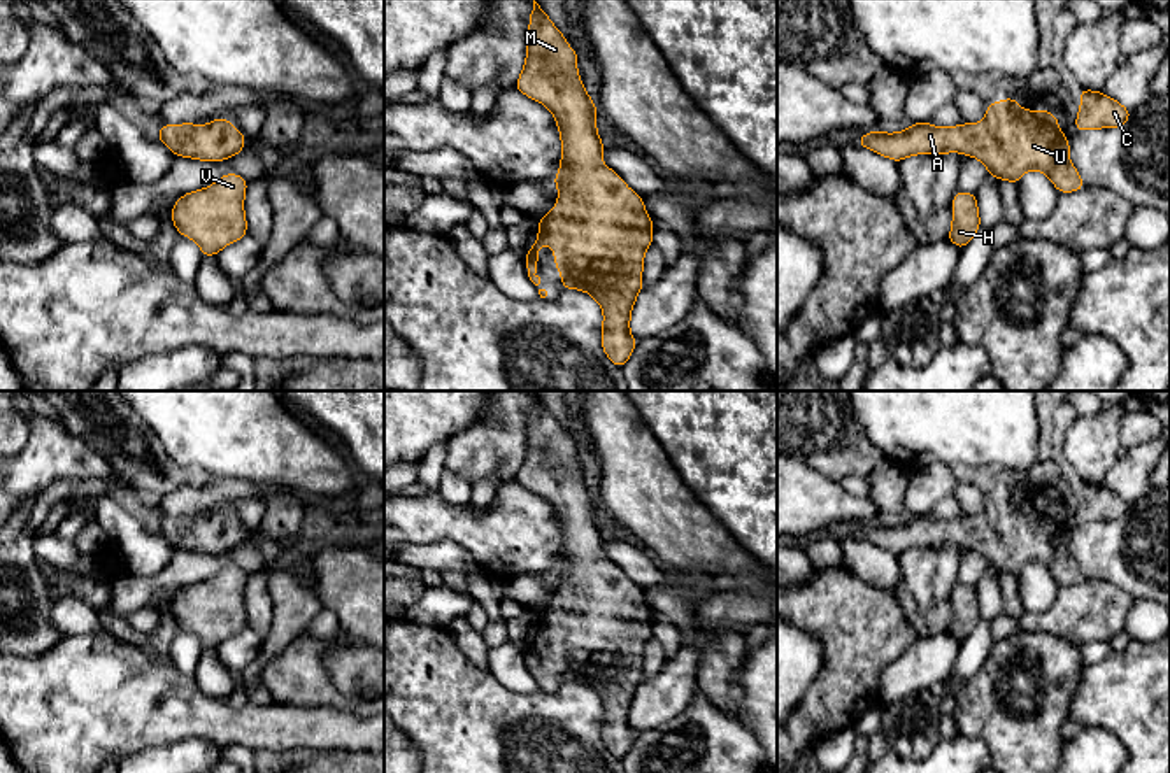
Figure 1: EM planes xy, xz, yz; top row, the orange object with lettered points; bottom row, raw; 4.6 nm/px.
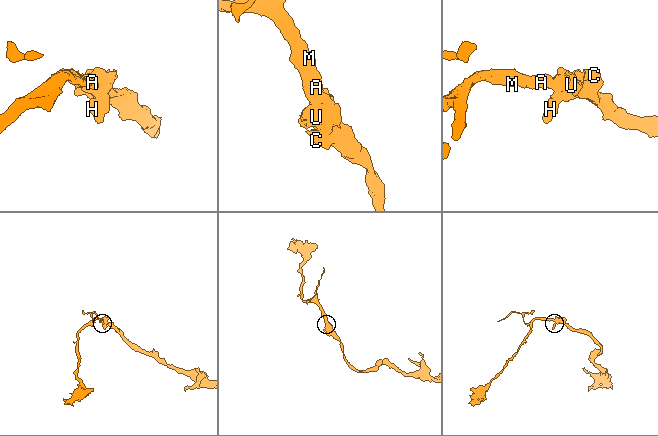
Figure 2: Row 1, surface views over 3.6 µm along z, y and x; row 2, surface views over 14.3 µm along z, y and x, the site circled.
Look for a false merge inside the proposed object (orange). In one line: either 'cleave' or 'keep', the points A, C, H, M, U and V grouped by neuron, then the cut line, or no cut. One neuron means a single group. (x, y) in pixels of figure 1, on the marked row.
keep; groups A C H M U V; cut none

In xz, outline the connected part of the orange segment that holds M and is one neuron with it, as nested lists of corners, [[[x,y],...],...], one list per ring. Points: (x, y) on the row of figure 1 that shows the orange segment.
[[[533,0],[526,33],[526,61],[516,89],[542,102],[554,116],[561,135],[561,165],[553,186],[560,188],[554,209],[539,221],[539,237],[524,254],[526,273],[539,286],[533,273],[540,263],[535,256],[540,244],[554,249],[554,266],[561,272],[561,289],[589,293],[603,310],[602,347],[619,368],[624,366],[637,340],[630,333],[630,316],[637,294],[642,291],[644,252],[653,245],[653,219],[647,217],[644,200],[623,179],[603,165],[603,144],[596,133],[596,105],[584,91],[577,74],[577,53],[551,23],[544,9]]]

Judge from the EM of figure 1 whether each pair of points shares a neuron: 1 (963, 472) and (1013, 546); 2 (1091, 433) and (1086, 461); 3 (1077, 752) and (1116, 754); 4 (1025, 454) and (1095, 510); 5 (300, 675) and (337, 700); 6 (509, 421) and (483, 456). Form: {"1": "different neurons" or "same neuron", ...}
{"1": "same neuron", "2": "same neuron", "3": "same neuron", "4": "different neurons", "5": "same neuron", "6": "same neuron"}

